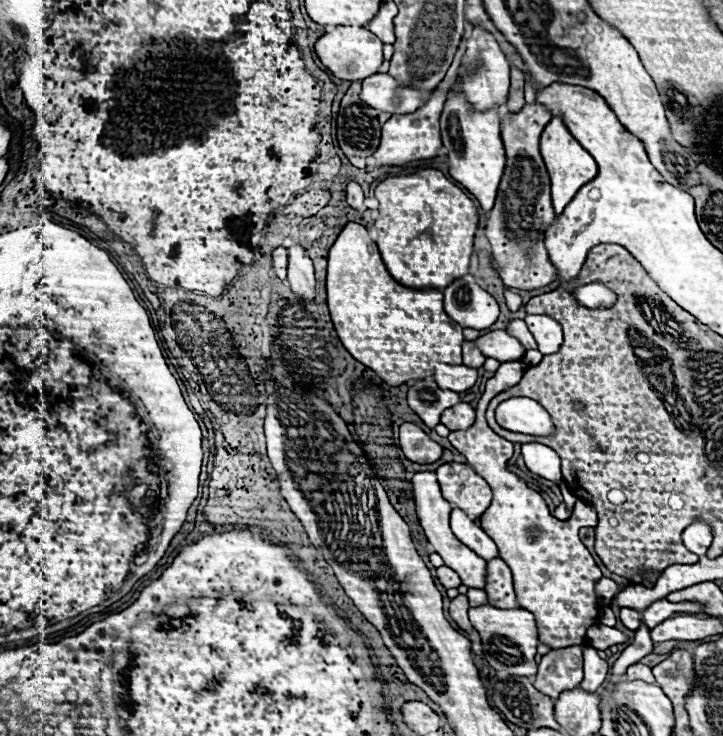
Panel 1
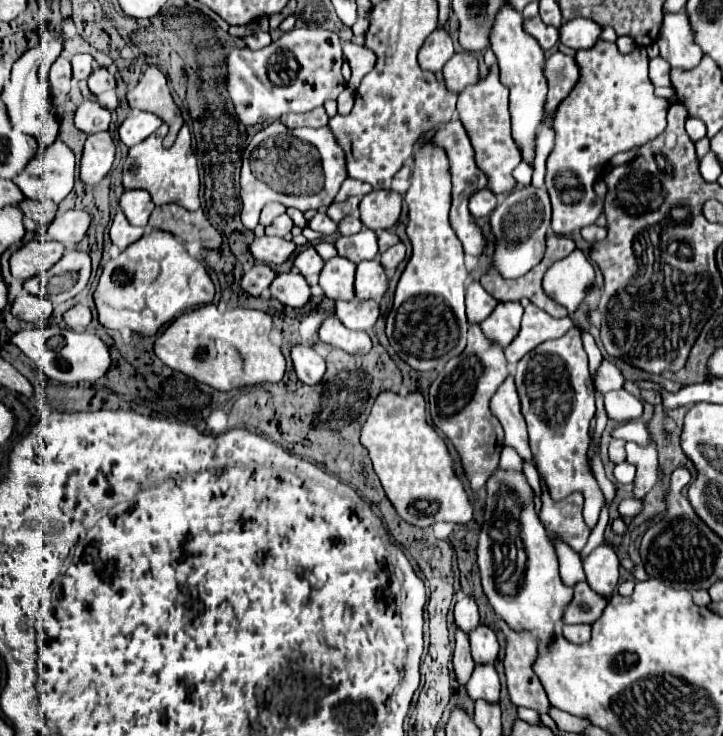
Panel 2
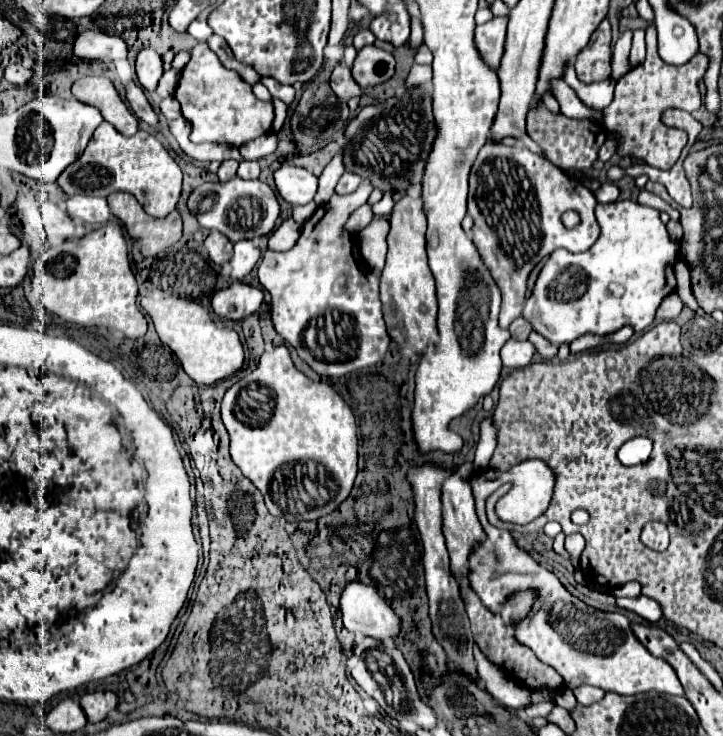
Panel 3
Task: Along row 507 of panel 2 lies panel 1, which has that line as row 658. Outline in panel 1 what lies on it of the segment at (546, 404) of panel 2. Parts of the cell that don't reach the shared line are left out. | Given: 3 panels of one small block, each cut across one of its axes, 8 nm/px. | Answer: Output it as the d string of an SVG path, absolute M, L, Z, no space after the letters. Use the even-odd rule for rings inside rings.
M520 360L502 362L494 376L486 382L486 390L478 400L476 422L468 430L450 432L448 440L460 454L468 458L468 464L490 484L494 492L492 504L480 518L480 526L482 530L486 530L486 534L492 536L500 550L500 558L512 570L518 606L534 614L538 624L538 638L552 650L588 642L588 648L584 652L584 680L580 682L580 688L596 692L608 676L608 662L598 656L598 650L606 650L614 644L622 644L628 640L624 632L612 626L596 624L600 606L596 602L594 584L602 578L602 572L579 538L580 528L597 526L596 508L592 504L588 506L584 500L578 498L573 514L567 521L554 518L542 496L530 490L526 482L520 480L516 474L506 470L508 460L512 458L512 442L500 438L486 424L484 418L488 402L504 388L518 384L524 374L524 368L526 364Z

